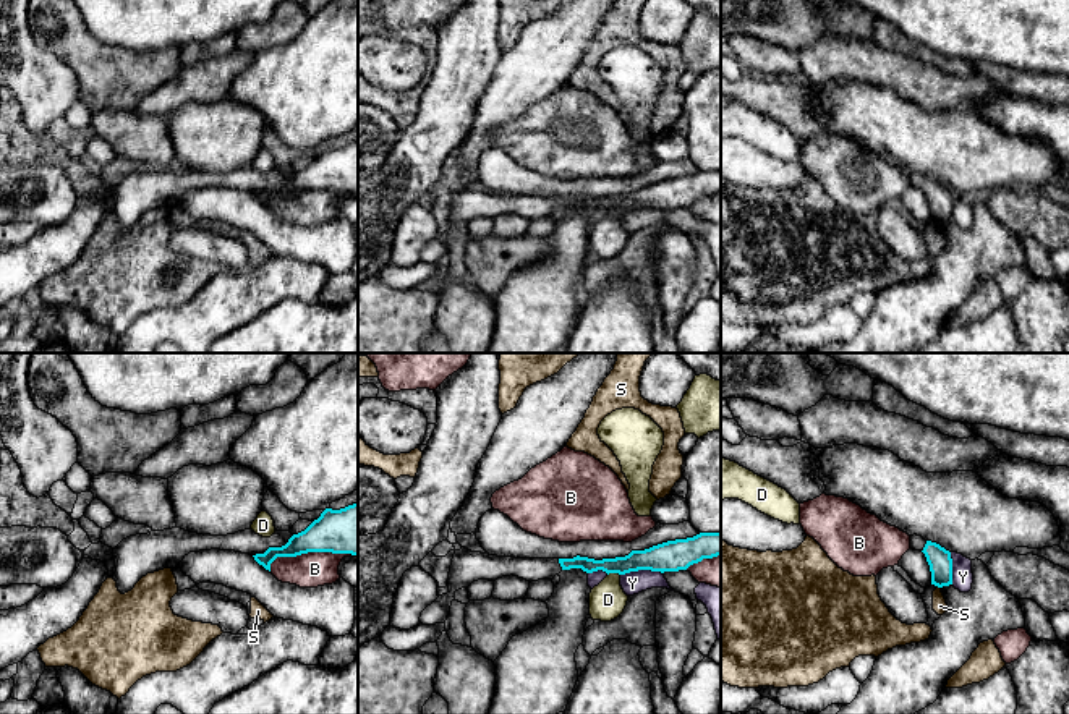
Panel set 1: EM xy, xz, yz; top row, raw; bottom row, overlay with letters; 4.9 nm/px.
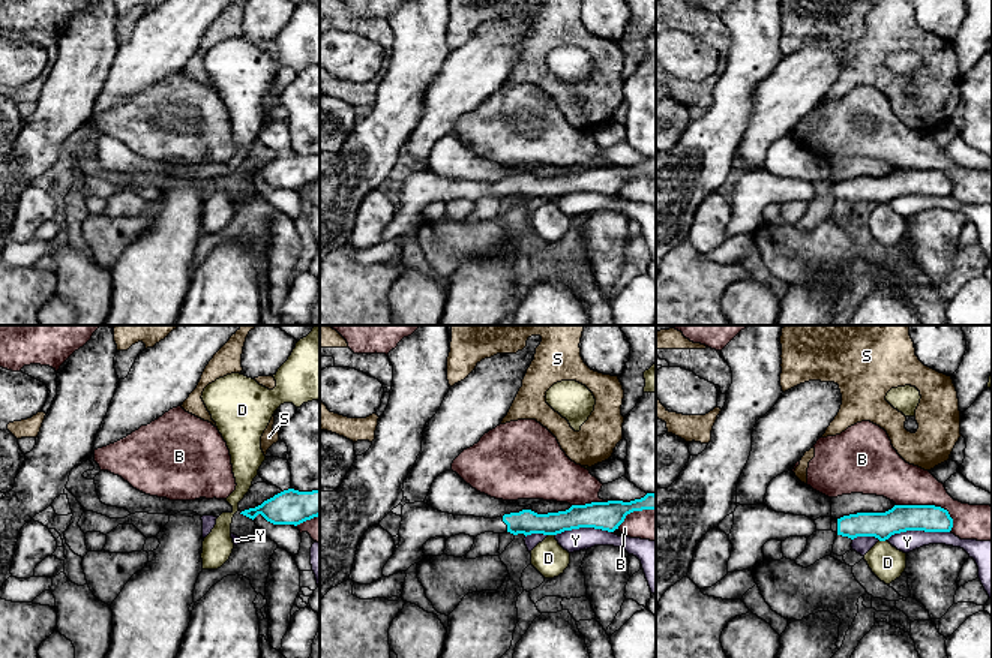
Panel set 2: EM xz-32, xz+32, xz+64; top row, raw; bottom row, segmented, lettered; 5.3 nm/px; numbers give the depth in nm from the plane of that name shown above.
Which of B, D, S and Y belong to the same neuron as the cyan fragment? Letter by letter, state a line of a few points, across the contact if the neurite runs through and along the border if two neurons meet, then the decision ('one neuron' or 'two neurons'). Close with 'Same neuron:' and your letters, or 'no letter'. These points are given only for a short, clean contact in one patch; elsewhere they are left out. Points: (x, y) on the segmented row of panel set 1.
B: two neurons
D: two neurons
S: yz (936, 585), (940, 588) | two neurons
Y: two neurons
Same neuron: no letter

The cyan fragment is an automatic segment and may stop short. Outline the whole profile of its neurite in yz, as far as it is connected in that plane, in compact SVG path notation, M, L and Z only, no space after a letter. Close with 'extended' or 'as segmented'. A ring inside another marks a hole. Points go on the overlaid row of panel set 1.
M926 541L922 552L930 565L931 584L938 588L952 584L951 552L931 541Z; as segmented

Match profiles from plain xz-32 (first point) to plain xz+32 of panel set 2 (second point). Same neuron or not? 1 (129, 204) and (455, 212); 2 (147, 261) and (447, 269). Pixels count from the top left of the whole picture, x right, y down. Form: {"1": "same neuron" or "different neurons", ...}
{"1": "same neuron", "2": "different neurons"}

